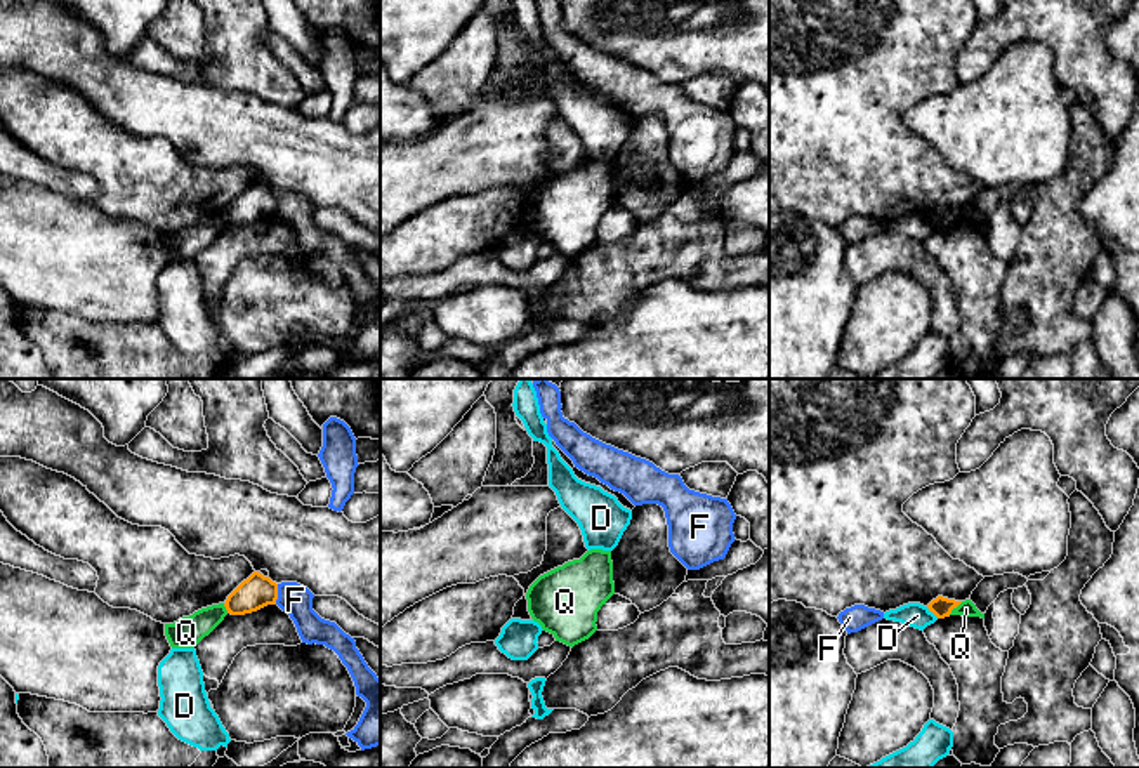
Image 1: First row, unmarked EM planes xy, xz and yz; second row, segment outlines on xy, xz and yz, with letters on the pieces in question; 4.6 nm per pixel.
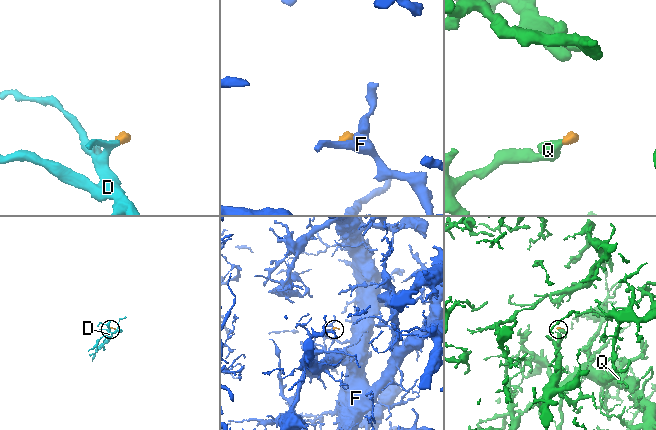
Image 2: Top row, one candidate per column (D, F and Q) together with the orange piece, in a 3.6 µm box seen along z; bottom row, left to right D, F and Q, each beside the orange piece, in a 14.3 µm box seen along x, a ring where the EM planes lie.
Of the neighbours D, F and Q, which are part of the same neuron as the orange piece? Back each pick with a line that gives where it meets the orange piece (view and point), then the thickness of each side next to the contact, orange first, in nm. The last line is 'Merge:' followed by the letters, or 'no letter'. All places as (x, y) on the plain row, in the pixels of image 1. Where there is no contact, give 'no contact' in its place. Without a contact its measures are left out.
Merge: no letter

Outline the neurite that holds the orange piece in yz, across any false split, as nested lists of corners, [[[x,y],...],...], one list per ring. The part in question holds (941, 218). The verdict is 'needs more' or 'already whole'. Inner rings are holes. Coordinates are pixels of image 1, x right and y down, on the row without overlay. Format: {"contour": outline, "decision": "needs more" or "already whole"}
{"contour": [[[938,207],[932,210],[927,219],[932,222],[938,229],[950,228],[951,221],[957,219],[962,212],[948,210],[943,207]]], "decision": "already whole"}

